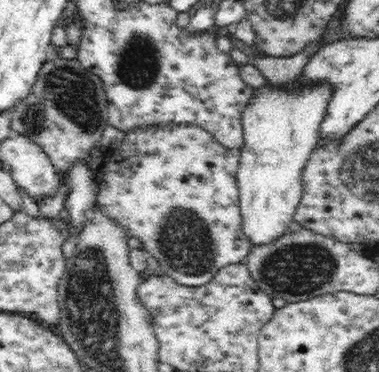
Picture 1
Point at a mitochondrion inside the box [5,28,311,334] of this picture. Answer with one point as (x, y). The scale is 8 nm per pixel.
(74, 93)

